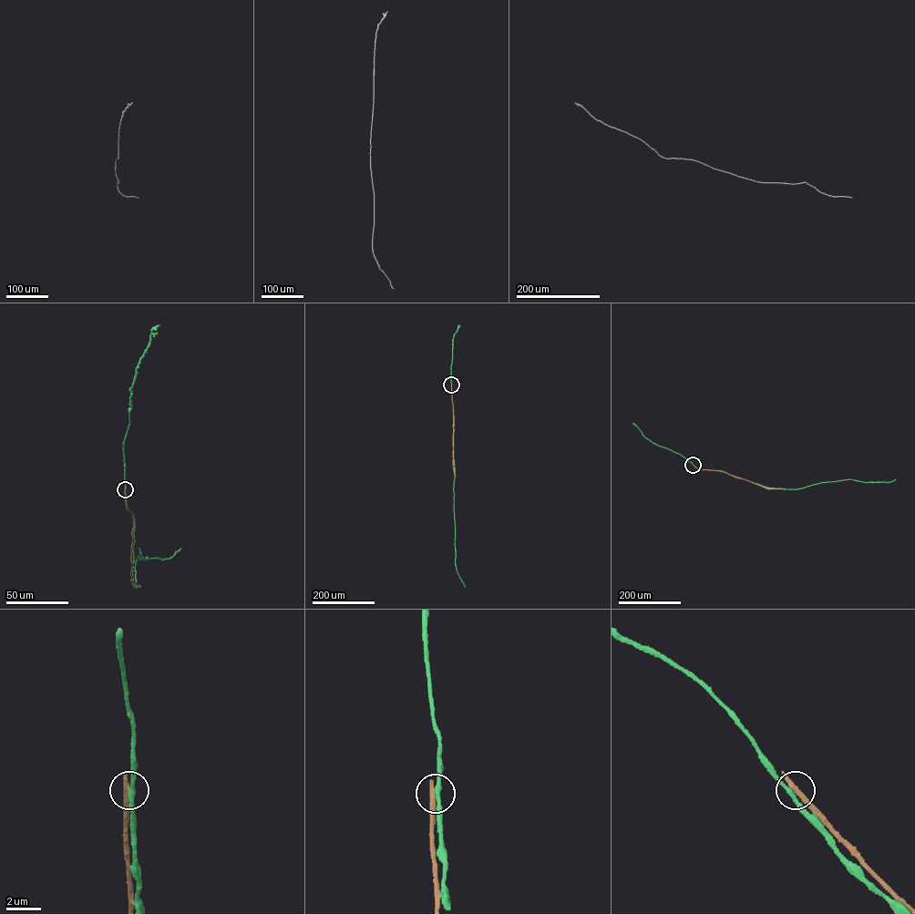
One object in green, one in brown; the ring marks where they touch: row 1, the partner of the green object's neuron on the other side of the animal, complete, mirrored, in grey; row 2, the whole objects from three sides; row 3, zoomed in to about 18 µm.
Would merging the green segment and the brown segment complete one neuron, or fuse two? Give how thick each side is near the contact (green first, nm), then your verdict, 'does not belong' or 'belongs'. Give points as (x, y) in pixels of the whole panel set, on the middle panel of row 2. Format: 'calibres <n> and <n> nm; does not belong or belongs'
calibres 240 and 300 nm; does not belong

